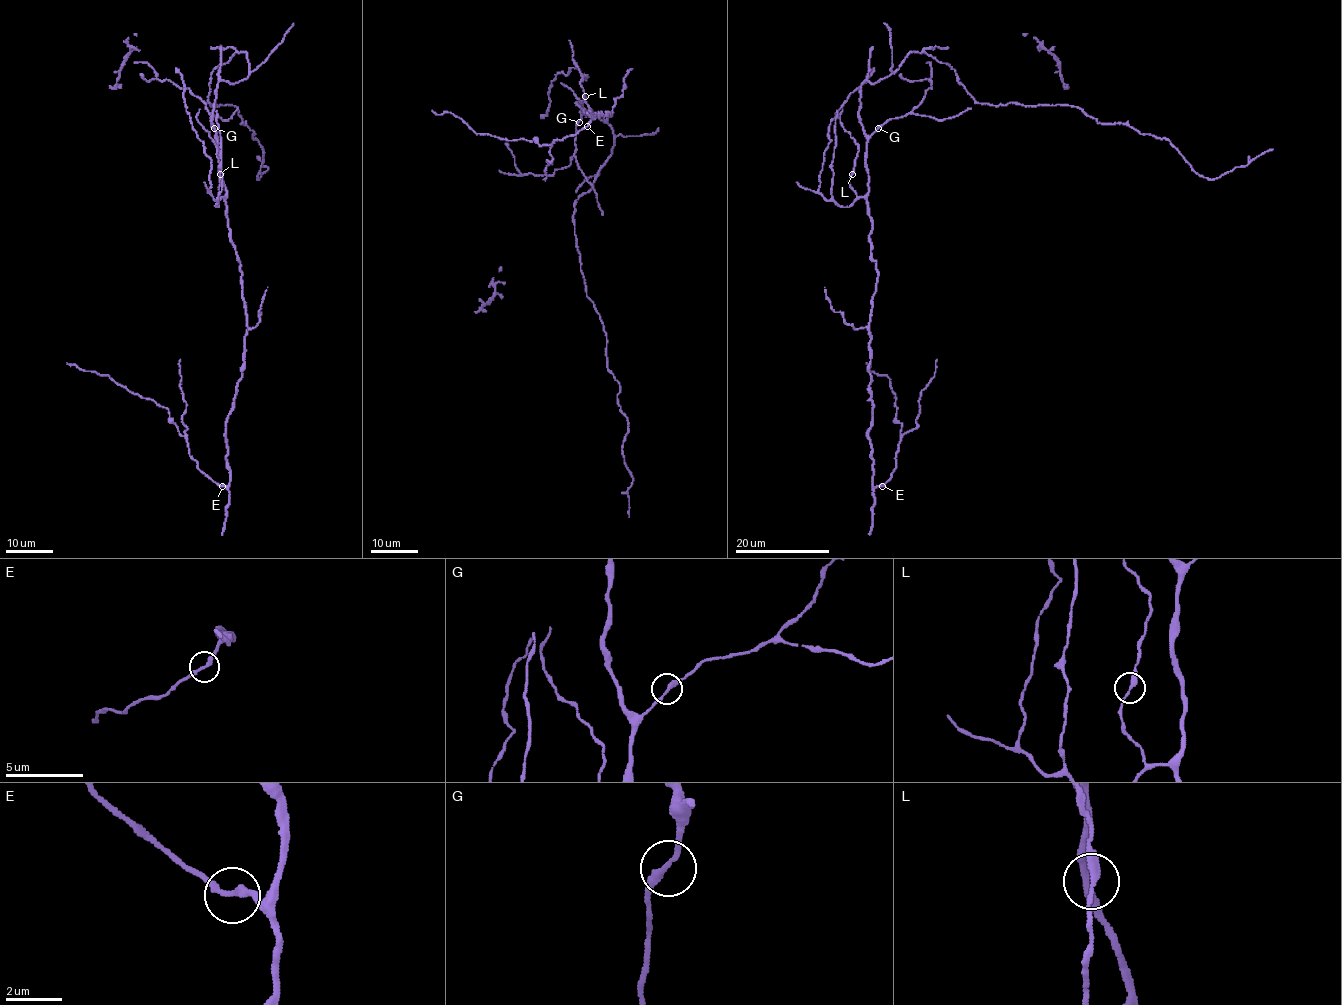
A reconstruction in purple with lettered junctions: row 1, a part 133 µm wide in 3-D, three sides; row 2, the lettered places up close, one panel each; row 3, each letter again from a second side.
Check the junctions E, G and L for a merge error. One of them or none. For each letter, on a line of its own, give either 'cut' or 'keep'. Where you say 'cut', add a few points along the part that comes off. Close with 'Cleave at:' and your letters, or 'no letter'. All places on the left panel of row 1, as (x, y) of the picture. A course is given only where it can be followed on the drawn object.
E: keep
G: keep
L: keep
Cleave at: no letter

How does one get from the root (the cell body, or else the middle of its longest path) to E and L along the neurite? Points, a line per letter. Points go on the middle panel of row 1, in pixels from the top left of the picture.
E: (583, 111), (600, 115), (606, 122), (612, 113), (593, 117), (591, 112), (595, 117), (586, 126)
L: (583, 111), (591, 112), (584, 100), (585, 96)

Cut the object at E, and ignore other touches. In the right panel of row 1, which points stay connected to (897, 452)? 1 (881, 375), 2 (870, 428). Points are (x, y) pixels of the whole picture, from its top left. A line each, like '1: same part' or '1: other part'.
1: same part
2: other part

